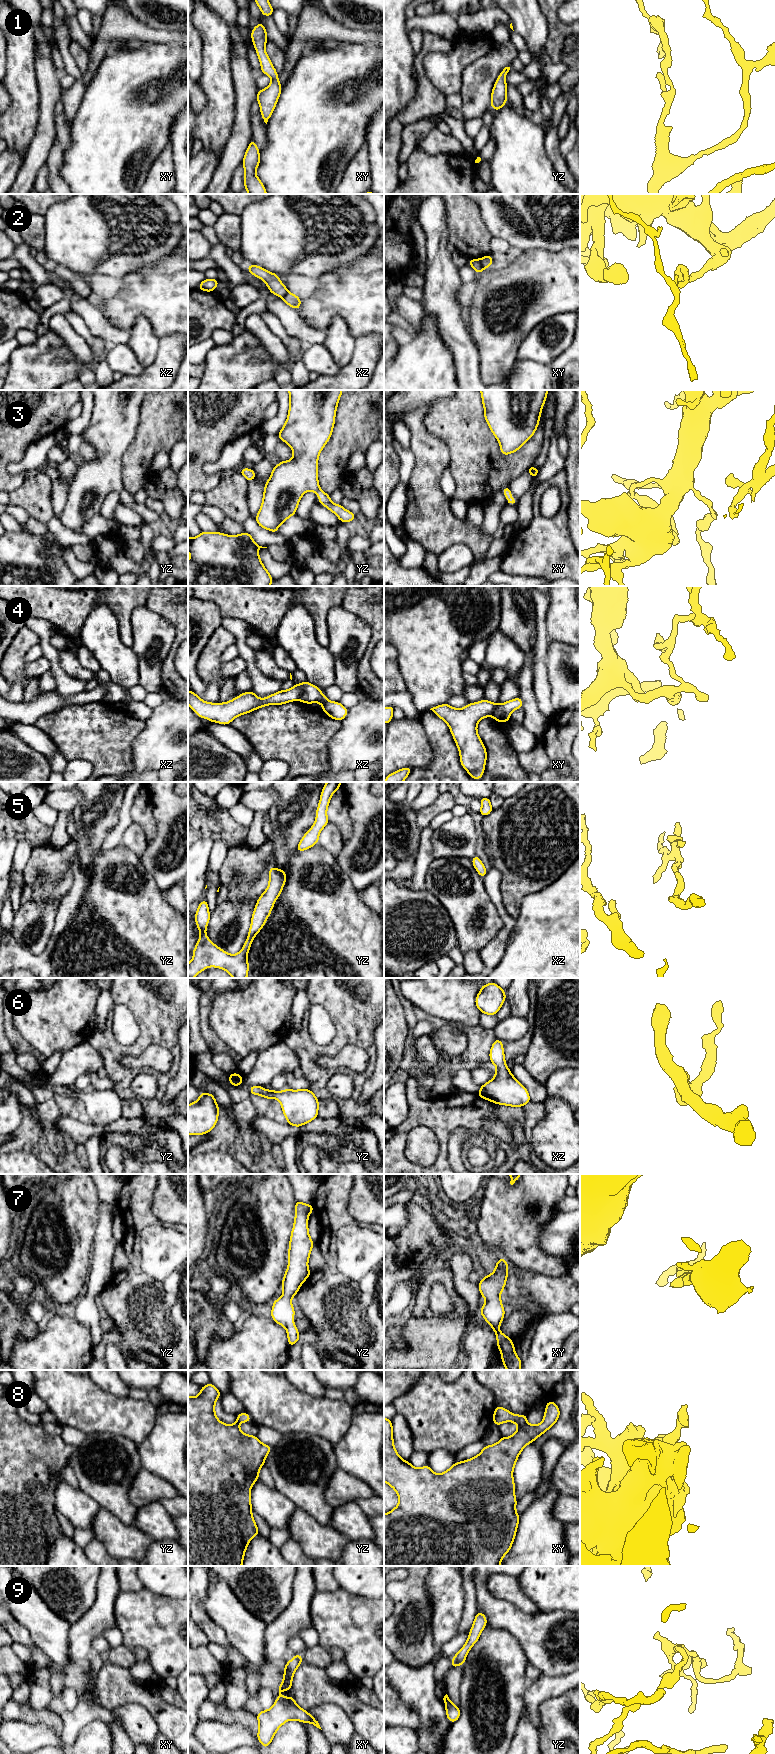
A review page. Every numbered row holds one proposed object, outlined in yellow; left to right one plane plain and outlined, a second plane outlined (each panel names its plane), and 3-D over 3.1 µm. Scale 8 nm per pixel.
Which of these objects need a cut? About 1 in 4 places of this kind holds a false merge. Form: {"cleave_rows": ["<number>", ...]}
{"cleave_rows": ["2", "4"]}

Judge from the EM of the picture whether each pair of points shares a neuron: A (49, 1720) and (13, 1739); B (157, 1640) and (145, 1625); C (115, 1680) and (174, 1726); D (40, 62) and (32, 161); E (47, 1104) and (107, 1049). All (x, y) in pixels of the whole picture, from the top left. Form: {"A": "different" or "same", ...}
{"A": "different", "B": "same", "C": "same", "D": "same", "E": "different"}

